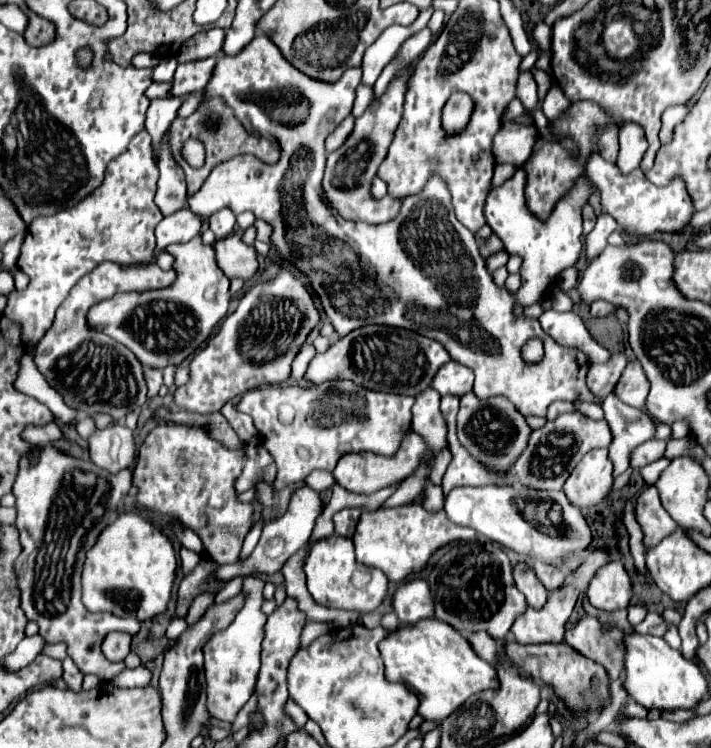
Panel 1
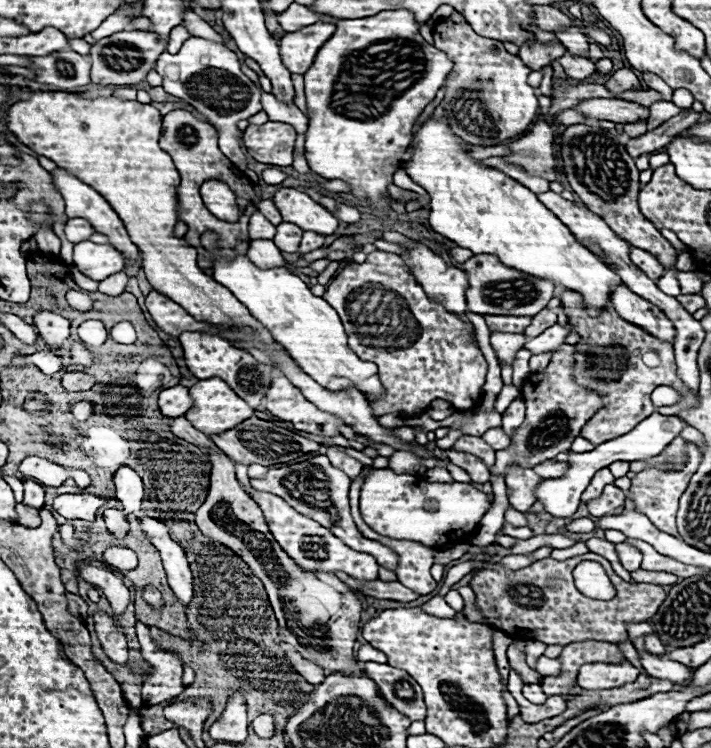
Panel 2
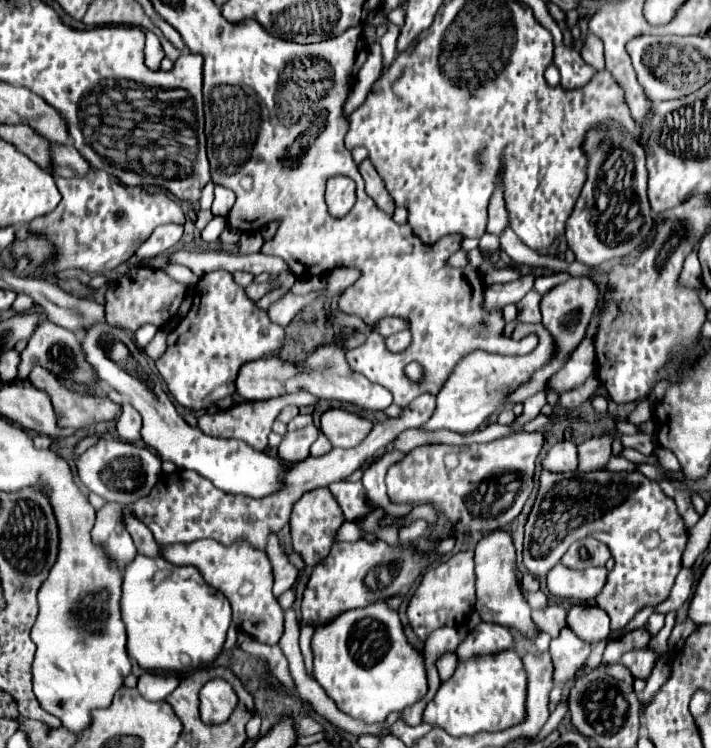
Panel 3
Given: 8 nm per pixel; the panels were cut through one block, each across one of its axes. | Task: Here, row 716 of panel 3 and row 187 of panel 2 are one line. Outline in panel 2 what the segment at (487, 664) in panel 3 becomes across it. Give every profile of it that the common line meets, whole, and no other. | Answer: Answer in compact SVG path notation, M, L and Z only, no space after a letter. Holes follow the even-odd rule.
M428 118L414 134L414 156L408 162L406 172L430 194L430 228L456 242L458 246L472 250L474 254L496 254L504 266L522 270L524 274L536 278L550 278L554 284L562 284L564 288L582 294L588 314L600 314L606 310L610 306L610 290L622 284L620 276L604 262L600 262L588 248L578 244L570 230L550 210L546 210L542 202L538 202L536 194L520 186L516 180L504 176L502 172L486 168L478 160L470 158L470 154L460 148L458 140L460 138L452 134L444 120L432 118Z

